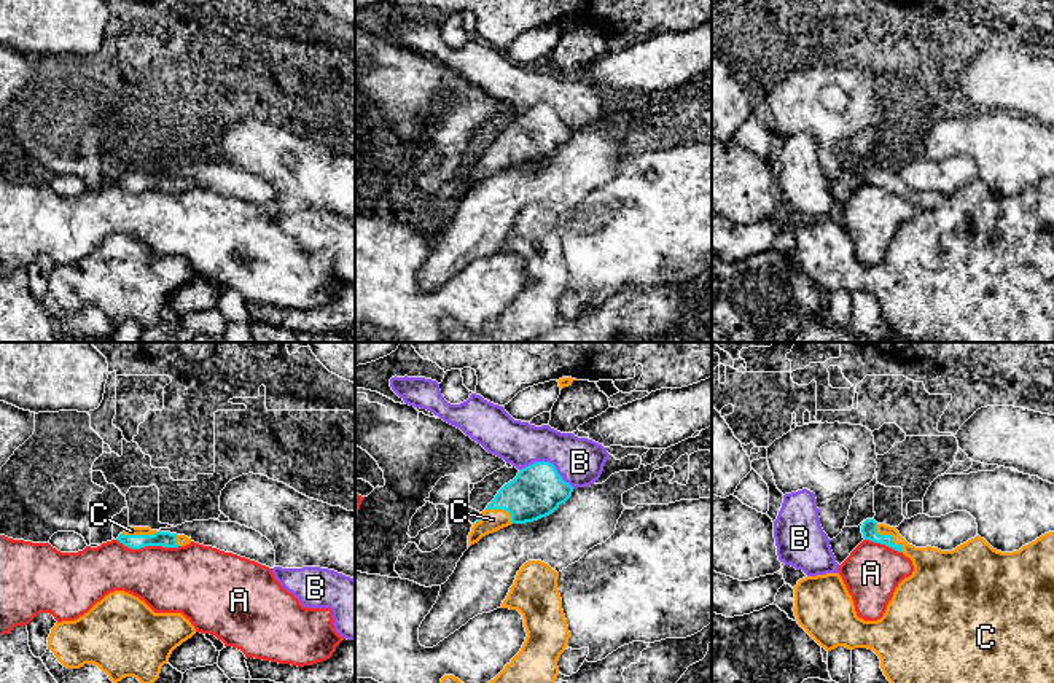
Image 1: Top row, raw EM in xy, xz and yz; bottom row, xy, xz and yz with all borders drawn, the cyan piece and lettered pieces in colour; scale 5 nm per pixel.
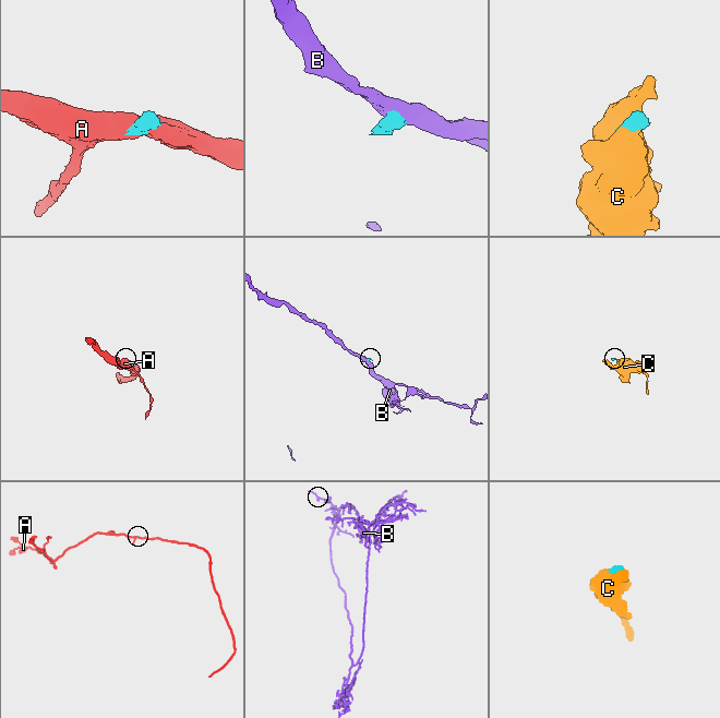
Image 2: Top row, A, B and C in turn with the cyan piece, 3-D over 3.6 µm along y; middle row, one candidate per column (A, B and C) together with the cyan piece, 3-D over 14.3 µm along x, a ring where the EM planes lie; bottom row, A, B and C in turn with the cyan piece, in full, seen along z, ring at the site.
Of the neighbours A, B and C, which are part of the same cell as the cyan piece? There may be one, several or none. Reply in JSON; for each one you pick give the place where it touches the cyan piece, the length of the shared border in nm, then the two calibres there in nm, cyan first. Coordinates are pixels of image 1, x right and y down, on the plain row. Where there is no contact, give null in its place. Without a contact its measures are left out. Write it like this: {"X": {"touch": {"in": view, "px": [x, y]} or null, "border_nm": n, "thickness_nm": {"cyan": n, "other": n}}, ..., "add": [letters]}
{"C": {"touch": {"in": "yz", "px": [890, 179]}, "border_nm": 200, "thickness_nm": {"cyan": 80, "other": 180}}, "add": ["C"]}

